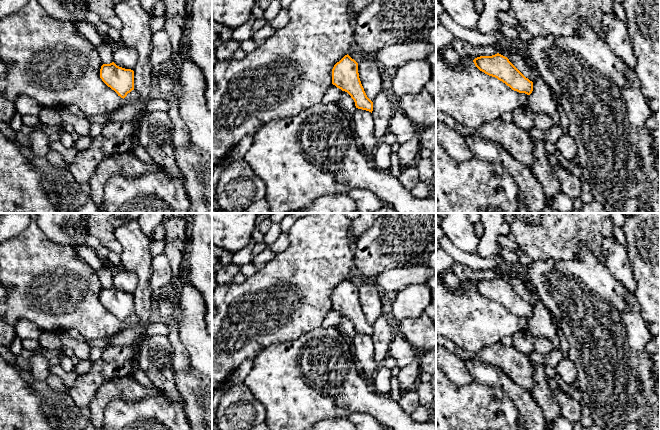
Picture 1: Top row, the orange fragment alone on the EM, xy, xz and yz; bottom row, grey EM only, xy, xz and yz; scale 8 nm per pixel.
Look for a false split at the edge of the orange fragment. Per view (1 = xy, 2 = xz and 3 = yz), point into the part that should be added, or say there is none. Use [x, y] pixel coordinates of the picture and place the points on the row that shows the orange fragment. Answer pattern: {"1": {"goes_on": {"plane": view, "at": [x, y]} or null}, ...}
{"1": {"goes_on": null}, "2": {"goes_on": null}, "3": {"goes_on": null}}

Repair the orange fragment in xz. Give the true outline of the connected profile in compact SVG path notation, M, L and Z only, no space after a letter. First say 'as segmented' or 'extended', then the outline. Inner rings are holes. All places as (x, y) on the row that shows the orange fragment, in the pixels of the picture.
as segmented; M348 54L334 65L332 84L347 92L354 100L356 108L372 113L373 102L367 97L361 84L358 63Z

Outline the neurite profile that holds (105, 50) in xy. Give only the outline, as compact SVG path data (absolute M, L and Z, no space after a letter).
M109 40L97 46L96 49L103 64L110 64L113 62L114 45Z

